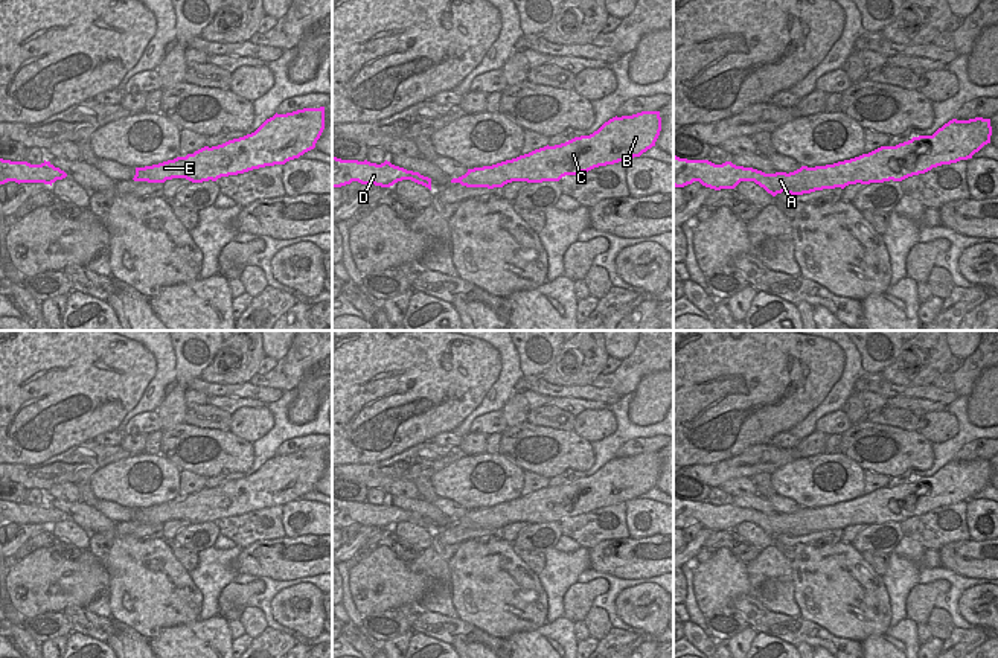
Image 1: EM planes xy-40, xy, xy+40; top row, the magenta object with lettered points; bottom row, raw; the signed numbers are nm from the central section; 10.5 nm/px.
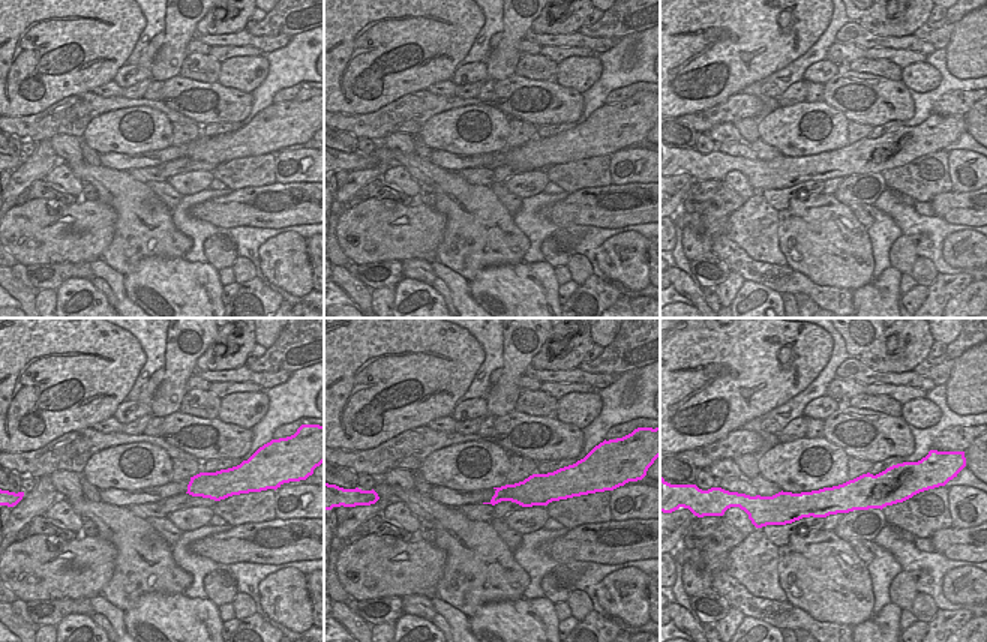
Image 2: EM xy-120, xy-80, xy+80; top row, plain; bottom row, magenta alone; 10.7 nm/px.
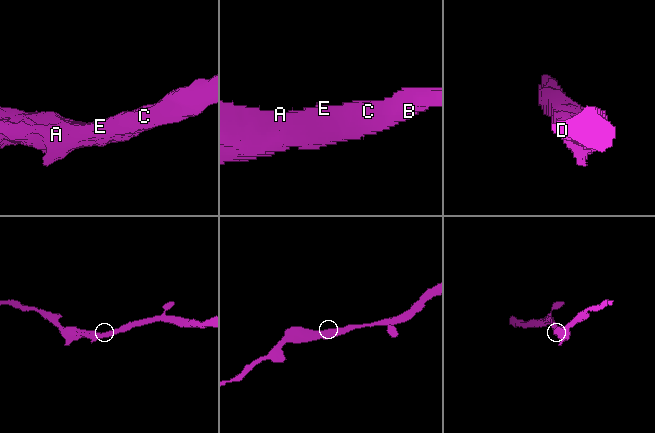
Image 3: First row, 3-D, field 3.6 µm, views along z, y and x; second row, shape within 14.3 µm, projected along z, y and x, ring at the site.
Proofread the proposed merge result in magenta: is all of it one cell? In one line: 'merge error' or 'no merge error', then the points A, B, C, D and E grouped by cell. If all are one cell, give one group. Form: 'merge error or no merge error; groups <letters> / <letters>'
no merge error; groups A B C D E

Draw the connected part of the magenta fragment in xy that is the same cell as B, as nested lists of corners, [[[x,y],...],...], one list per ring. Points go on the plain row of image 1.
[[[660,452],[616,457],[590,477],[574,478],[555,487],[547,486],[492,507],[468,510],[451,524],[494,530],[512,522],[559,522],[565,516],[640,498],[655,487],[660,472]]]

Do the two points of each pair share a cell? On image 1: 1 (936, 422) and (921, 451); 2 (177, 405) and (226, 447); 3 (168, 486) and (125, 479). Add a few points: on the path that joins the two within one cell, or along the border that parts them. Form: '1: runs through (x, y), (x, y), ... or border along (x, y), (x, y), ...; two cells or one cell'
1: border along (918, 430), (931, 442); two cells
2: border along (183, 421), (162, 430); two cells
3: runs through (157, 488), (150, 480), (136, 480); one cell

